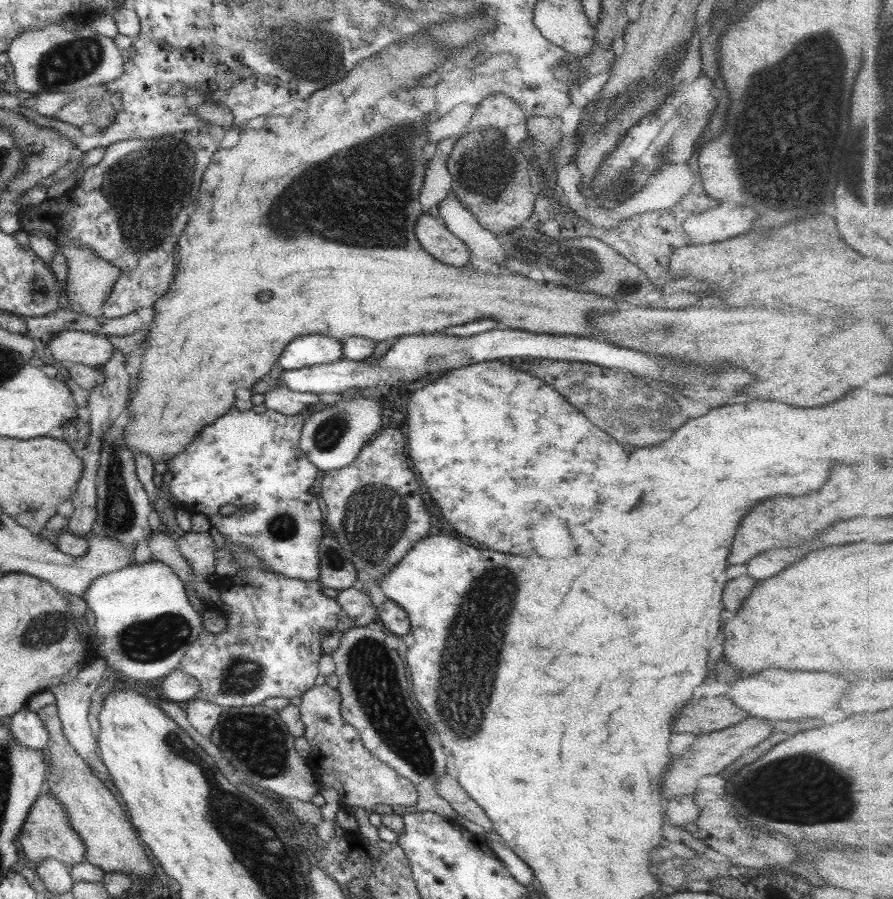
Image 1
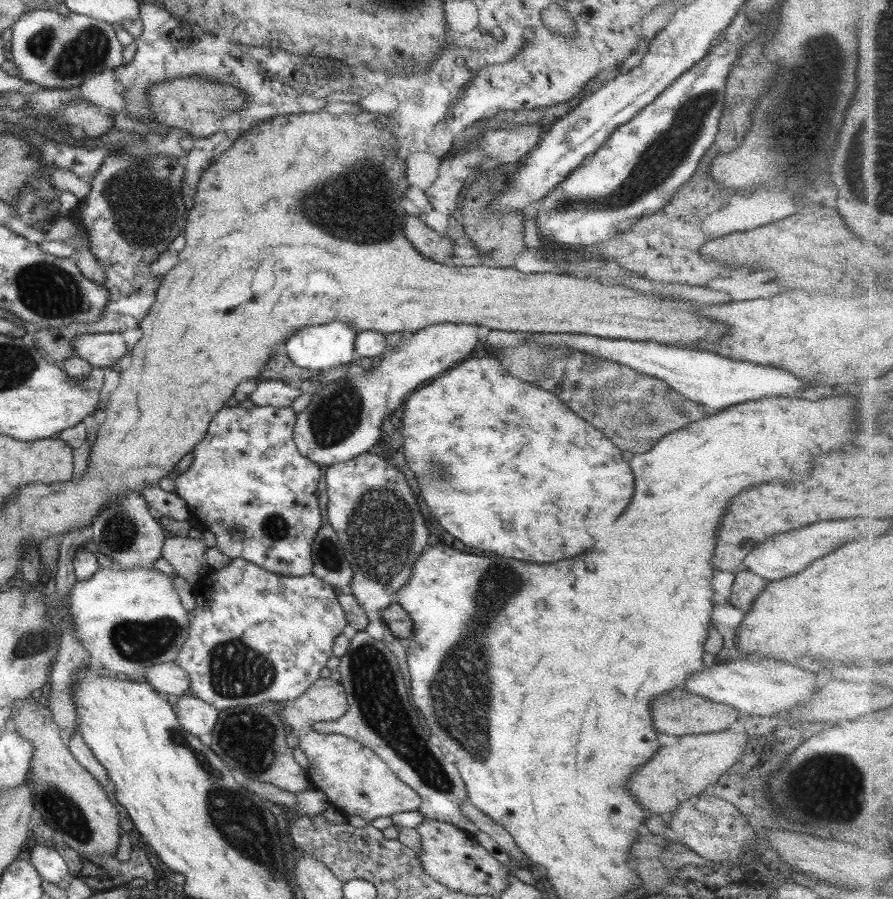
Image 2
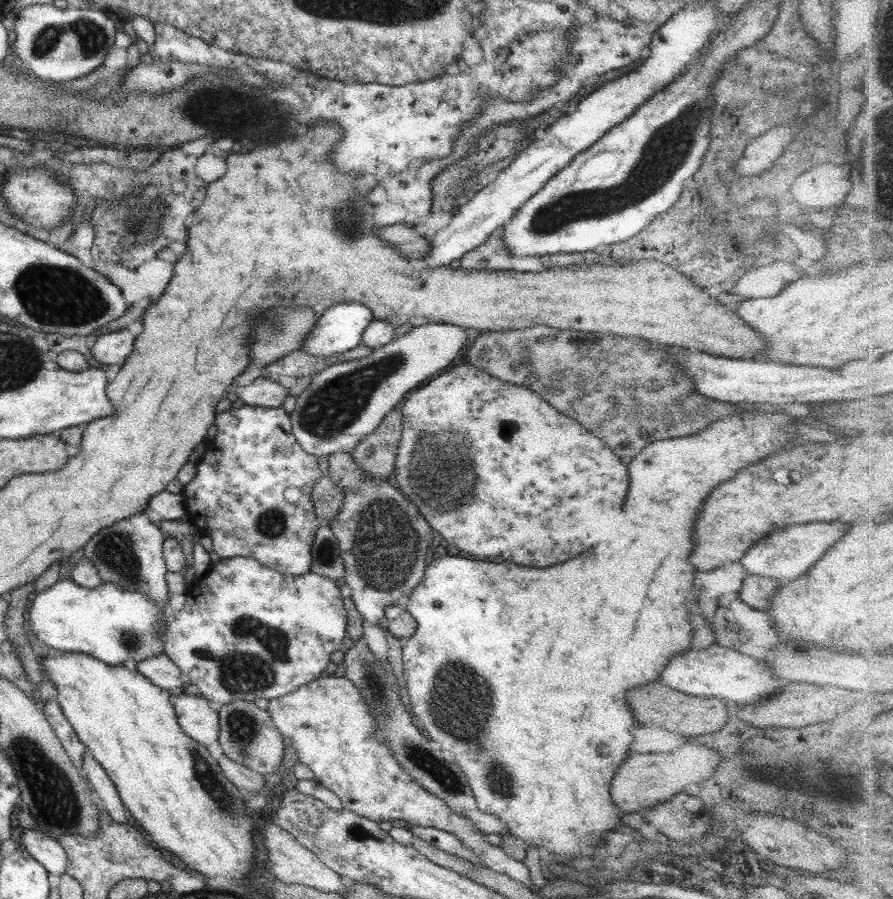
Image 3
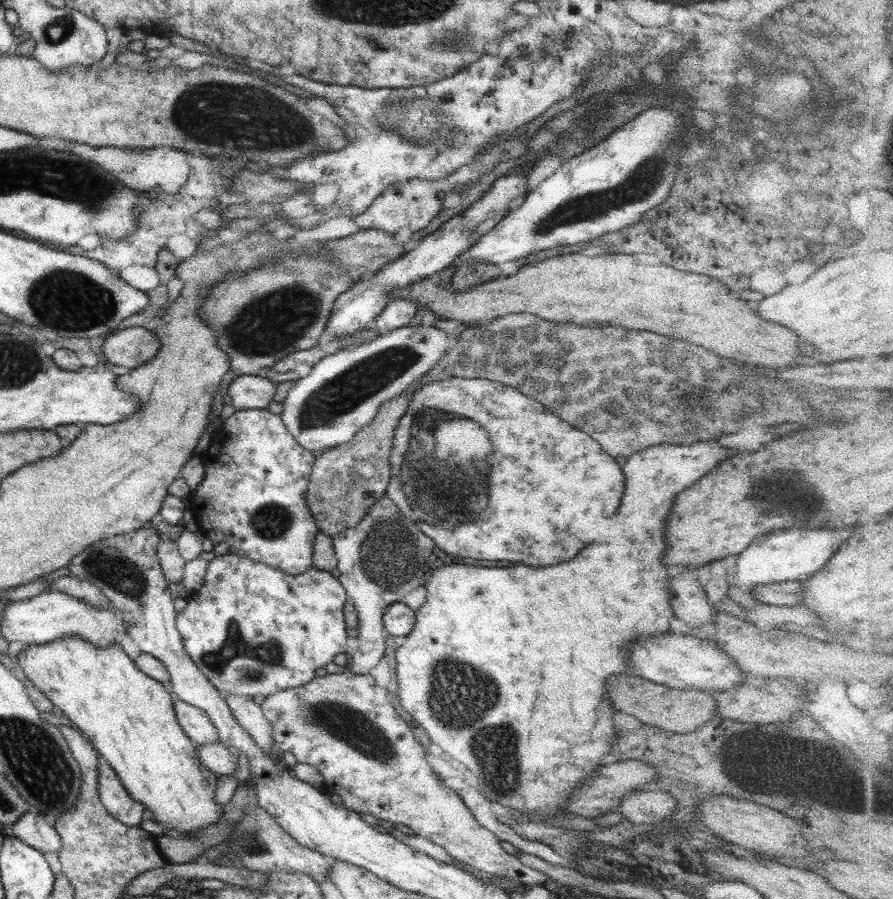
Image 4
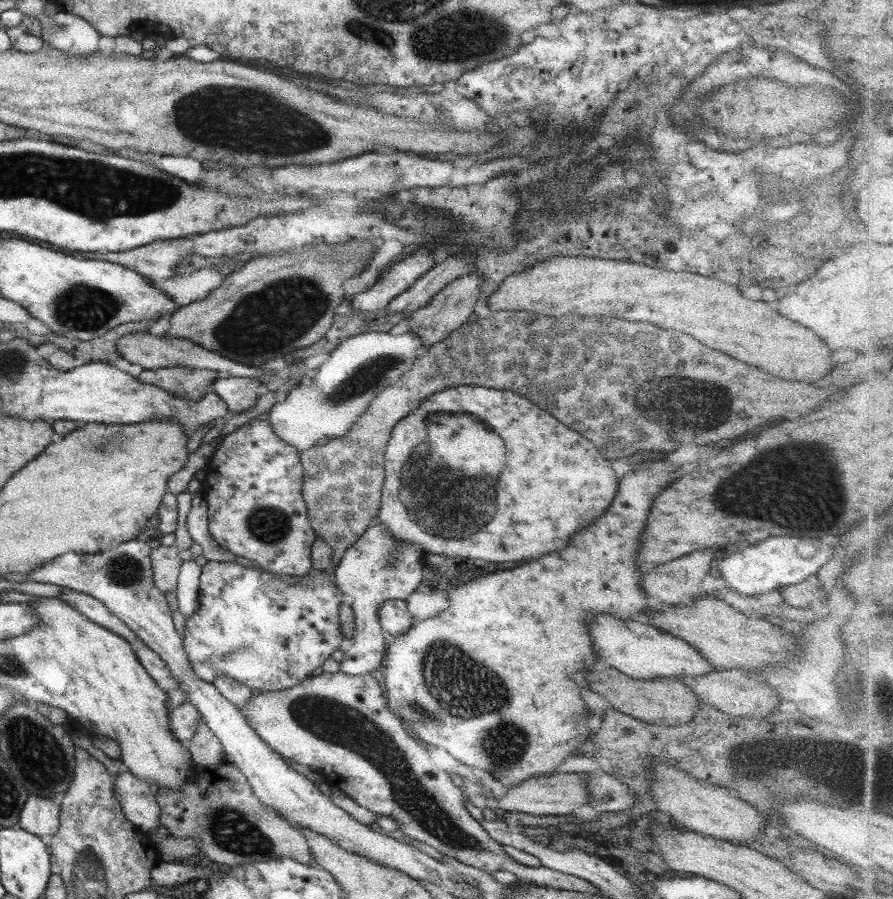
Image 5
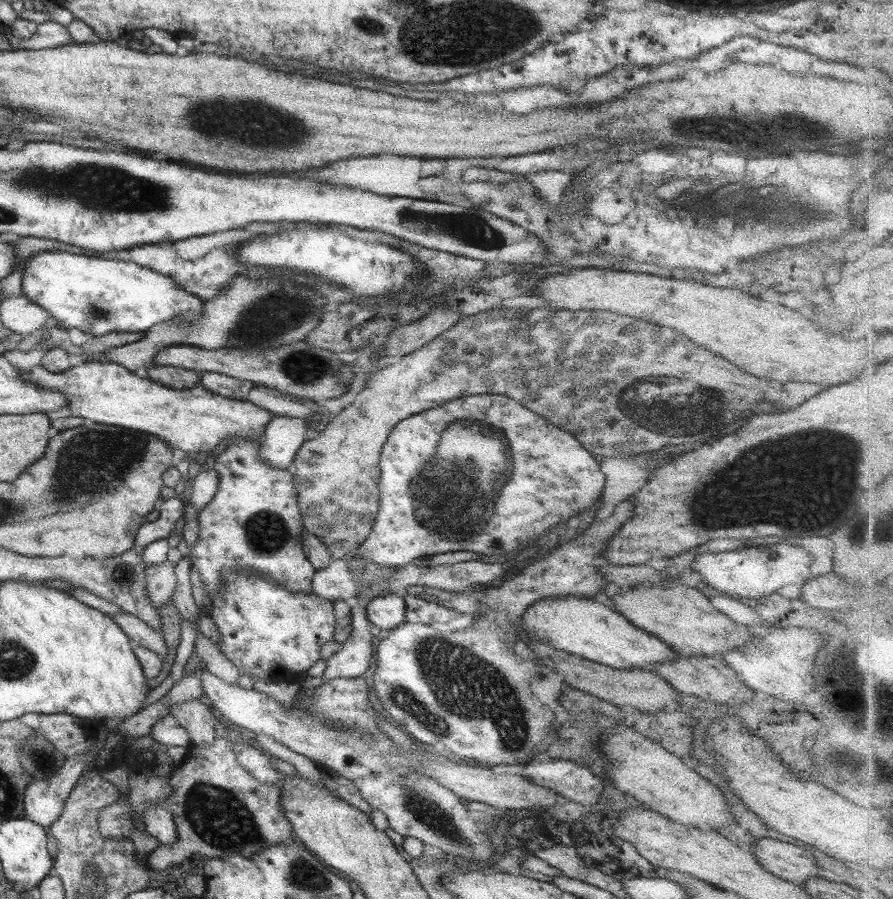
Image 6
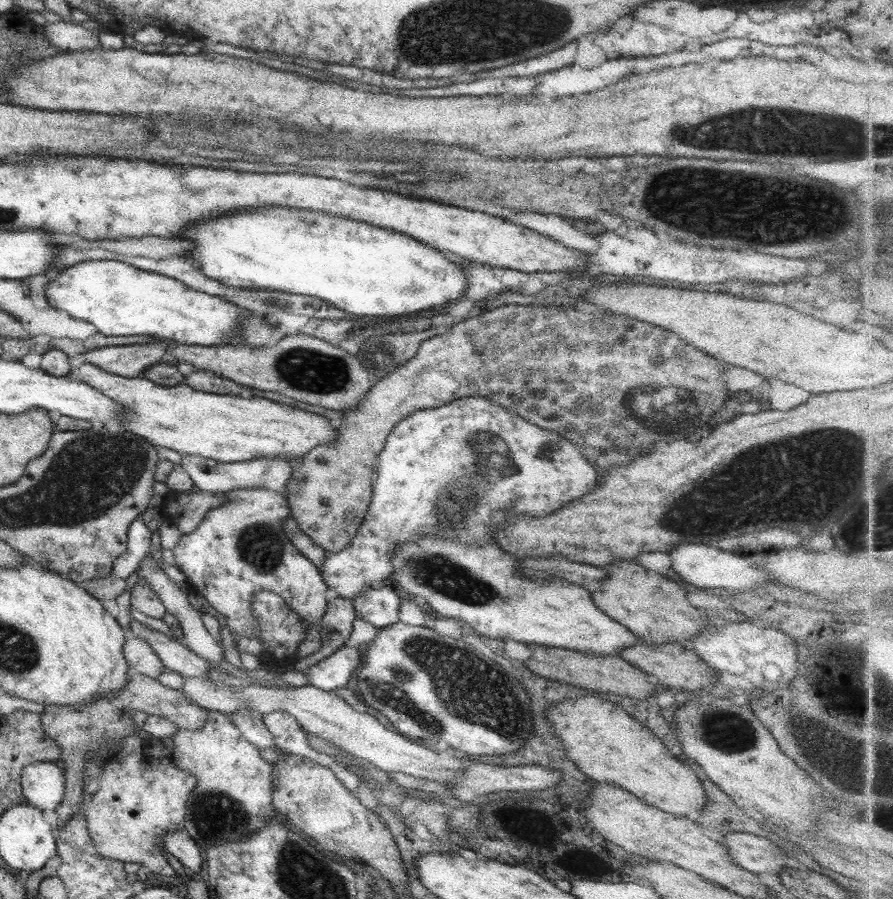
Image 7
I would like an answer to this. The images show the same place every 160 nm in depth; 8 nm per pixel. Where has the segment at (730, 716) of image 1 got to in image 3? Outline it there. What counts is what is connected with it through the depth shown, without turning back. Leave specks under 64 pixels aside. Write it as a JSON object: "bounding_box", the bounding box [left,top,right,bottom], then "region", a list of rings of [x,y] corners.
{"bounding_box":[626,681,729,738],"region":[[[658,681],[634,686],[626,692],[626,701],[639,725],[658,726],[684,738],[715,732],[729,717],[728,703],[719,698],[686,695]]]}

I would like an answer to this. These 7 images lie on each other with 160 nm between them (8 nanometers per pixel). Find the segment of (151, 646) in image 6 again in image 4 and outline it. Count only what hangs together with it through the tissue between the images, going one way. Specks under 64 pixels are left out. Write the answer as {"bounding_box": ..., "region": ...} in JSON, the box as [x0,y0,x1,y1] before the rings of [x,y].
{"bounding_box":[43,575,109,608],"region":[[[63,575],[52,581],[51,586],[43,589],[43,593],[59,591],[65,595],[75,597],[90,605],[91,608],[109,608],[107,597],[95,585],[71,575]]]}

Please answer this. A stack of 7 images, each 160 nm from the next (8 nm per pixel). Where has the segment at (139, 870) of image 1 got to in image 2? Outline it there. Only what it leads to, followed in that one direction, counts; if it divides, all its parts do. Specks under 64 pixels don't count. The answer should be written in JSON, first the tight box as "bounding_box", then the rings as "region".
{"bounding_box":[7,698,120,856],"region":[[[30,698],[14,702],[7,727],[17,731],[21,740],[27,740],[34,749],[25,779],[32,790],[33,810],[37,810],[44,823],[54,830],[65,845],[78,852],[79,855],[82,853],[92,854],[93,856],[114,856],[119,842],[120,830],[117,811],[113,807],[114,805],[109,802],[103,786],[68,752],[63,734],[54,723],[48,708],[36,705],[35,701]]]}

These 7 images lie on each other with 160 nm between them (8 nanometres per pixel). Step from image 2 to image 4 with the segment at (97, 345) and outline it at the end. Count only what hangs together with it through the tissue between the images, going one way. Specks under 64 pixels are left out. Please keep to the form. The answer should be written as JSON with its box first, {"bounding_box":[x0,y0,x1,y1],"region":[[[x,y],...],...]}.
{"bounding_box":[100,327,159,370],"region":[[[127,327],[110,332],[100,347],[106,363],[131,370],[152,358],[159,341],[143,327]]]}

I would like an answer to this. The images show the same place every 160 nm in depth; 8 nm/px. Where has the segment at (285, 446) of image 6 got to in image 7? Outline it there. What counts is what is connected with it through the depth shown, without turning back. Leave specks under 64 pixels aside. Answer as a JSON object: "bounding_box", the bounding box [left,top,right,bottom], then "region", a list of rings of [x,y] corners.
{"bounding_box":[179,454,294,493],"region":[[[181,454],[179,463],[190,476],[192,483],[199,490],[224,493],[240,488],[268,488],[276,493],[283,493],[285,484],[294,470],[294,461],[285,457],[256,458],[238,463],[220,463],[199,456]]]}

